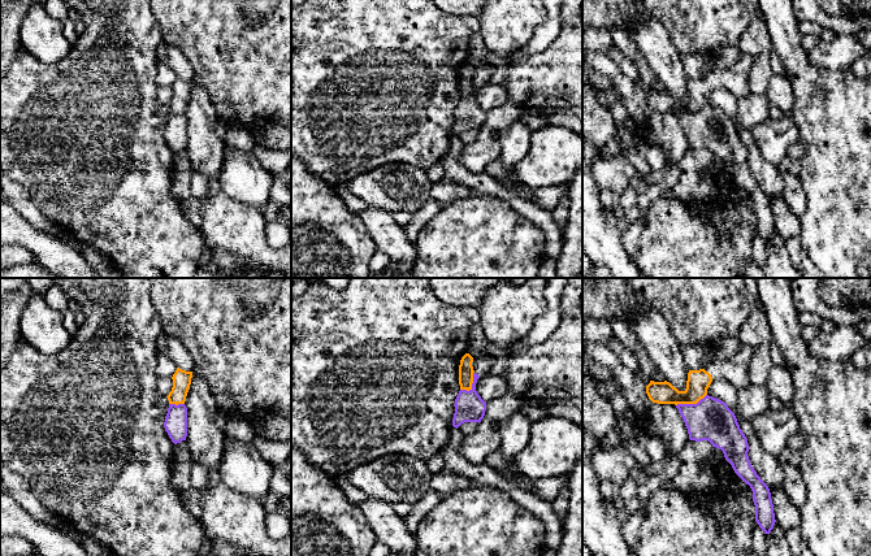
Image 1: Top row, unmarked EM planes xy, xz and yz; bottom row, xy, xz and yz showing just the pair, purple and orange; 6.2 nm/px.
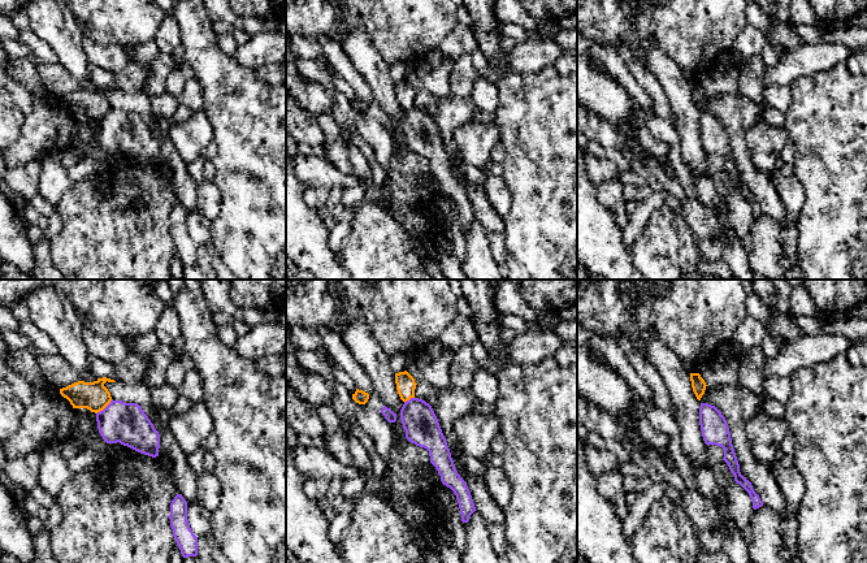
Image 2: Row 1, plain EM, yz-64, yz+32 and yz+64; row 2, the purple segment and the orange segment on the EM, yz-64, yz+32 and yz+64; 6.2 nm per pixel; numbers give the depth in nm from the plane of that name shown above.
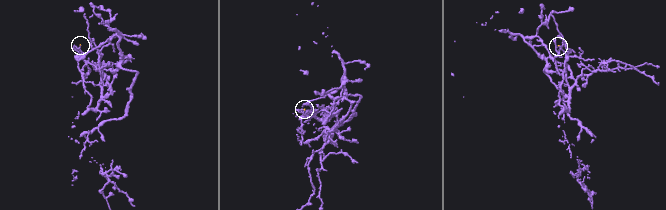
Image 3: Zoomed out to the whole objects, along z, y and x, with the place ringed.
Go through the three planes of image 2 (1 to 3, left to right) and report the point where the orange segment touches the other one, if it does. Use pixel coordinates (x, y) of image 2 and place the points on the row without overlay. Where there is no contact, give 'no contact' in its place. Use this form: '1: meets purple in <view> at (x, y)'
1: meets purple in yz-64 at (105, 116)
2: meets purple in yz+32 at (410, 108)
3: no contact

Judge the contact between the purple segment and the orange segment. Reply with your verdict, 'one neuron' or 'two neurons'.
two neurons

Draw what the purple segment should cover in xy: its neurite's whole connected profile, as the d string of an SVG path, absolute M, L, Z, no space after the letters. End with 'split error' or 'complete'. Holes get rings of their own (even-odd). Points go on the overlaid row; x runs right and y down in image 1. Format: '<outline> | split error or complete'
M169 404L164 422L165 431L174 444L186 440L187 436L187 408L185 404Z | complete

